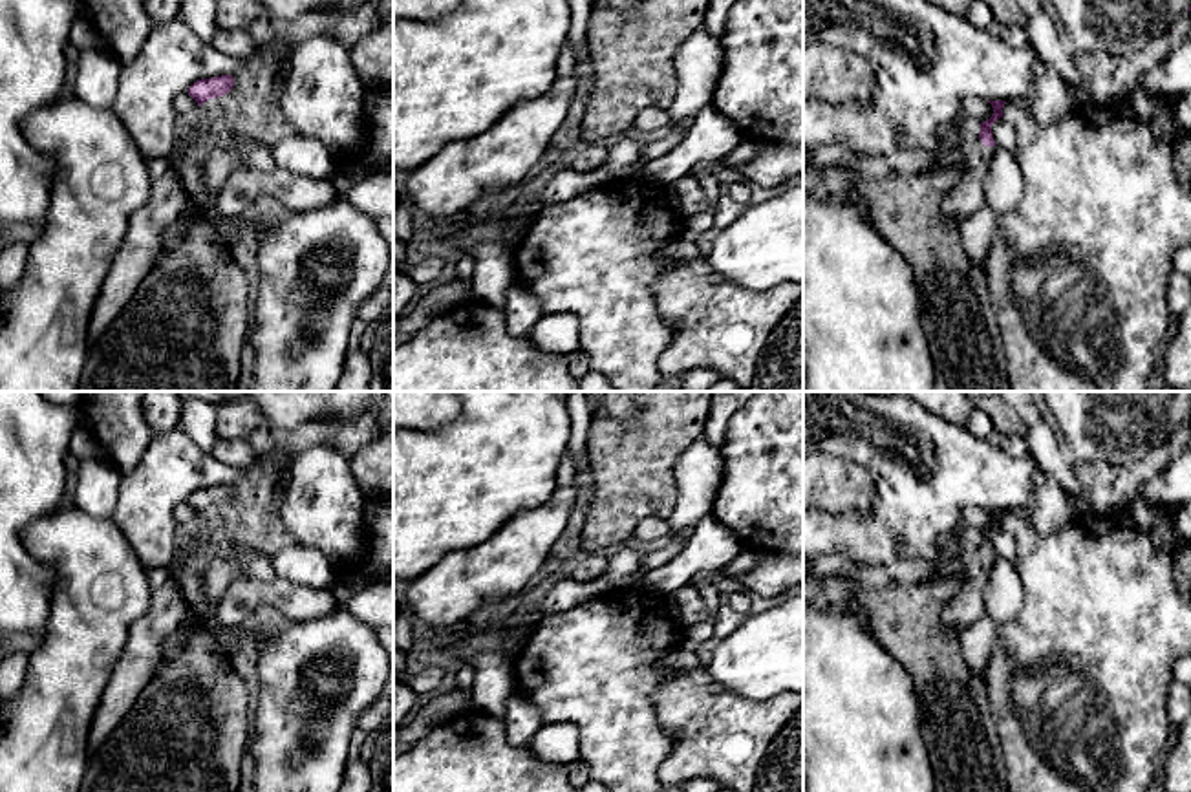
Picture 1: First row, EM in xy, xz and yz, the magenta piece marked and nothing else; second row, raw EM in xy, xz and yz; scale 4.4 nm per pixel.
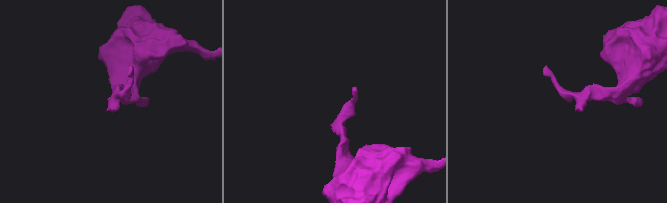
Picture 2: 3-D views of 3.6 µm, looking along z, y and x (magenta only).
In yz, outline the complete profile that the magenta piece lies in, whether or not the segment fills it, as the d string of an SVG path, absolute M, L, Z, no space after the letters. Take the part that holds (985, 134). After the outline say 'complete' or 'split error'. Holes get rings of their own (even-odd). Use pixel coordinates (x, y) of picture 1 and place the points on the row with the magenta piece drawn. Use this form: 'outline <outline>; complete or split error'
outline M1006 101L988 102L993 108L993 115L981 123L979 137L966 143L962 170L940 209L944 221L955 227L986 205L984 177L995 148L992 124L1003 117Z; split error

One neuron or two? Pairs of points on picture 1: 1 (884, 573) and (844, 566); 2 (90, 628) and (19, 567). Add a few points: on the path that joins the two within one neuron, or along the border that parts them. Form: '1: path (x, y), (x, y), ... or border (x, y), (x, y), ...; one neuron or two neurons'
1: path (875, 573), (853, 569); one neuron
2: border (32, 556), (53, 573), (52, 611), (42, 635); two neurons

